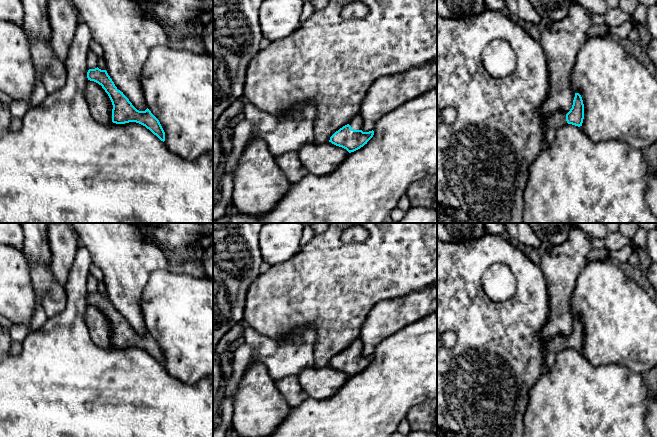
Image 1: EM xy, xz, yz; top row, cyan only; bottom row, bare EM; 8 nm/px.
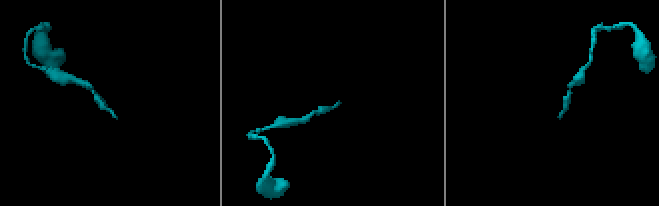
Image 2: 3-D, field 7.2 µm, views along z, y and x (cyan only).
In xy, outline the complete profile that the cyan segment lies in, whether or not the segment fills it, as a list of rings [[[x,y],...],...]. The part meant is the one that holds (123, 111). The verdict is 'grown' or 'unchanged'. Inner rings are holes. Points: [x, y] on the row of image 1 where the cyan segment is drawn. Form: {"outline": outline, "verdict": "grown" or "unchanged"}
{"outline": [[[98,67],[89,69],[87,78],[102,86],[108,94],[112,105],[112,122],[116,124],[125,124],[129,122],[136,122],[156,135],[161,141],[165,141],[165,132],[159,120],[147,108],[145,111],[137,110],[129,99],[117,89],[114,82],[108,75],[106,70],[101,70]]], "verdict": "unchanged"}

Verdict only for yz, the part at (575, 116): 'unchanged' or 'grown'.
grown

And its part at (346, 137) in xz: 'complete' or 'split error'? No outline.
split error

